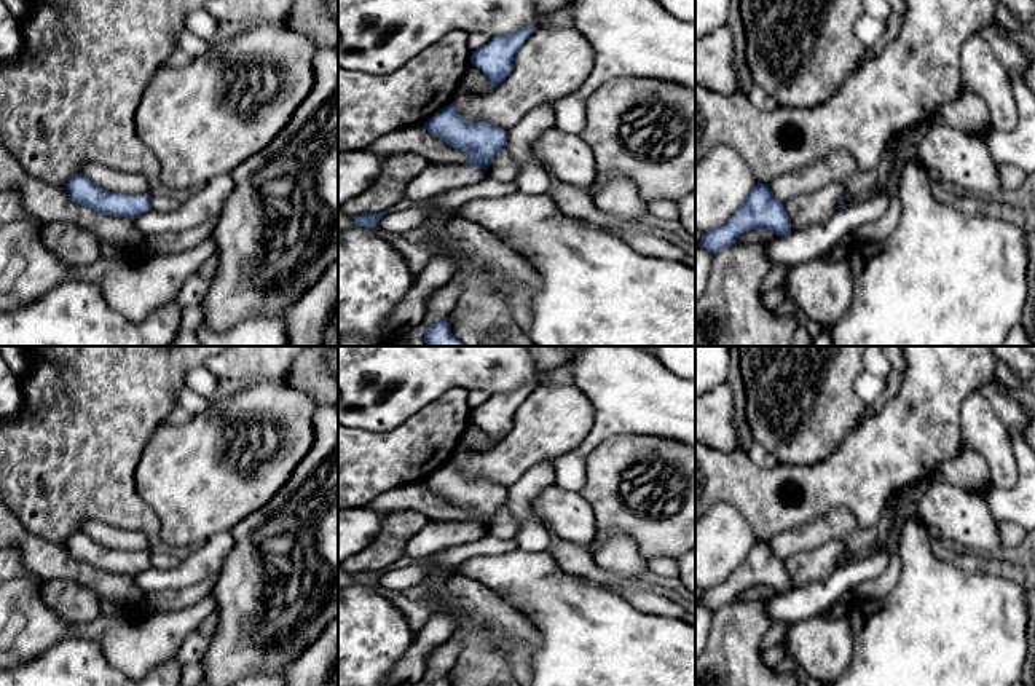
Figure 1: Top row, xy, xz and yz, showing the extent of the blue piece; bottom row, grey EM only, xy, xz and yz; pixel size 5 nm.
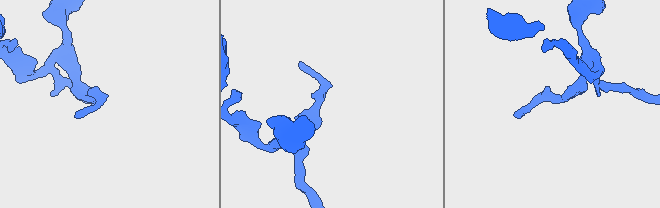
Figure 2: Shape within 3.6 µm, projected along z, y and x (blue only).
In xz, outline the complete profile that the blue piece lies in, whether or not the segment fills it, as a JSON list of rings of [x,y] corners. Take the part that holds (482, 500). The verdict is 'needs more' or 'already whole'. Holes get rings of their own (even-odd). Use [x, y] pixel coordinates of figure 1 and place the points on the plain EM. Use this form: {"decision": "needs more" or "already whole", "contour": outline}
{"decision": "already whole", "contour": [[[450,461],[424,483],[453,506],[467,511],[470,515],[464,520],[486,528],[491,517],[507,503],[507,488],[490,480],[470,480],[464,477]]]}

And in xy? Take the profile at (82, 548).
{"decision": "already whole", "contour": [[[83,530],[75,531],[64,542],[70,555],[99,571],[136,578],[145,571],[152,552],[120,552],[94,542]]]}

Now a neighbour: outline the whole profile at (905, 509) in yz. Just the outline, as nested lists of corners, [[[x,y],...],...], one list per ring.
[[[898,495],[895,499],[893,525],[888,531],[887,539],[883,542],[876,541],[872,546],[853,550],[848,555],[842,554],[837,563],[848,565],[853,562],[860,562],[880,549],[885,550],[888,555],[896,554],[899,547],[898,523],[903,520],[915,520],[915,518],[917,518],[917,506]]]

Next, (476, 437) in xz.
[[[472,420],[469,421],[466,428],[464,440],[469,450],[474,450],[474,451],[486,451],[490,448],[488,434],[485,432],[482,426],[475,424]]]

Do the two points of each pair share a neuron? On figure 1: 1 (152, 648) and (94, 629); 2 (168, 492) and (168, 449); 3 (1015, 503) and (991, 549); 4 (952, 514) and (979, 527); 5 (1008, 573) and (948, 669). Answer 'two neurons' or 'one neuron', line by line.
1: one neuron
2: one neuron
3: two neurons
4: one neuron
5: two neurons

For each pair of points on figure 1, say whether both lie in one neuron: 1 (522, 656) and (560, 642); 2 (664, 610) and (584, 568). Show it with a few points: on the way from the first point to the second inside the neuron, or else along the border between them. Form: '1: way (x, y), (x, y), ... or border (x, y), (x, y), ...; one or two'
1: border (522, 616), (541, 635), (530, 650), (531, 669); two
2: way (645, 599), (635, 591), (603, 578); one

